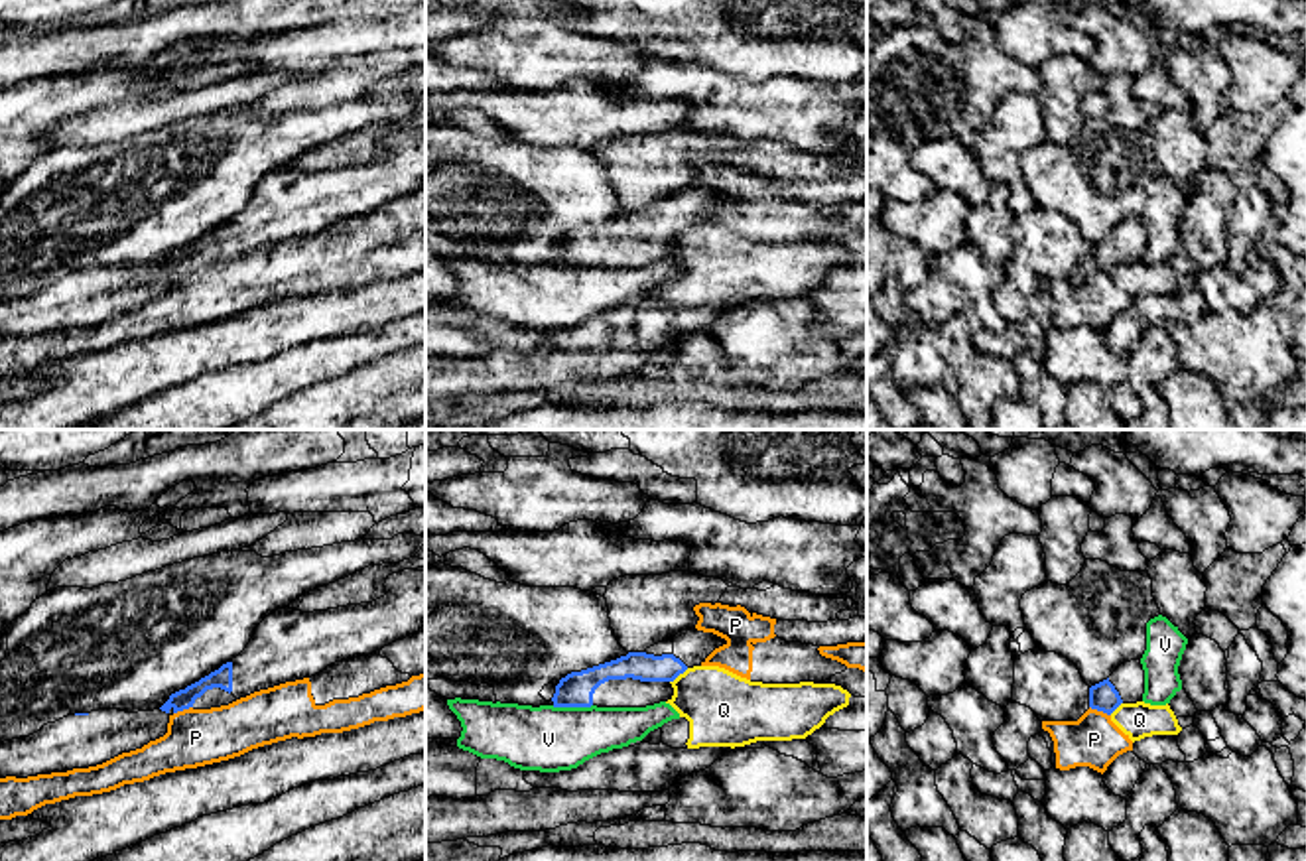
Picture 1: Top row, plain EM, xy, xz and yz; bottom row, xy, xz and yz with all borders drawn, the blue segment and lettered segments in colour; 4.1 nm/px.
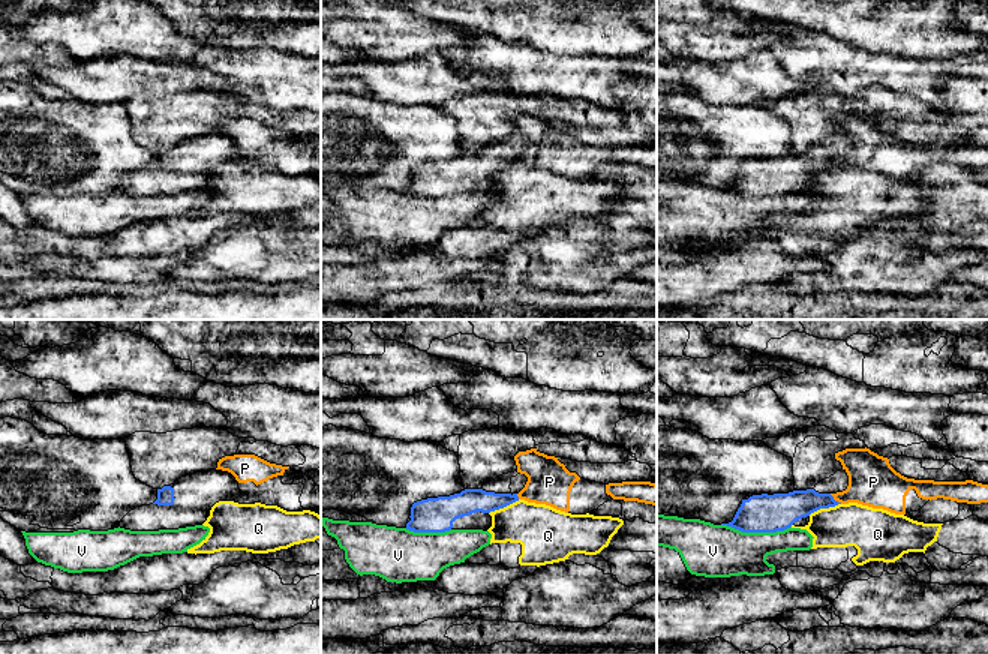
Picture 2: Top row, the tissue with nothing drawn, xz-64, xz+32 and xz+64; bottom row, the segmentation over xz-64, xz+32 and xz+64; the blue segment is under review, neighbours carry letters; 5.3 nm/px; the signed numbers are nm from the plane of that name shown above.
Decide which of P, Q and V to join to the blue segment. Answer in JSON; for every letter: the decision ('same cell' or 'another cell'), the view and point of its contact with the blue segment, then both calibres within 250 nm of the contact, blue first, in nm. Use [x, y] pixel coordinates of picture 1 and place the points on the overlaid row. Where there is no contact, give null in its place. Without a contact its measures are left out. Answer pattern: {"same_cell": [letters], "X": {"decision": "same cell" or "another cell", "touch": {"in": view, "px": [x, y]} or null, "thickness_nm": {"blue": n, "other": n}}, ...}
{"same_cell": [], "P": {"decision": "another cell", "touch": {"in": "yz", "px": [1100, 710]}, "thickness_nm": {"blue": 120, "other": 220}}, "Q": {"decision": "another cell", "touch": {"in": "xz", "px": [678, 674]}, "thickness_nm": {"blue": 120, "other": 300}}, "V": {"decision": "another cell", "touch": {"in": "xz", "px": [572, 706]}, "thickness_nm": {"blue": 140, "other": 260}}}

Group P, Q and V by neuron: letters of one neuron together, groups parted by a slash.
P / Q / V

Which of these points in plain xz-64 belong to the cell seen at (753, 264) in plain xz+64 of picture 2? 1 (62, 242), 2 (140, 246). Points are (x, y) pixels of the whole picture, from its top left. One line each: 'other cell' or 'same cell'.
1: other cell
2: other cell

